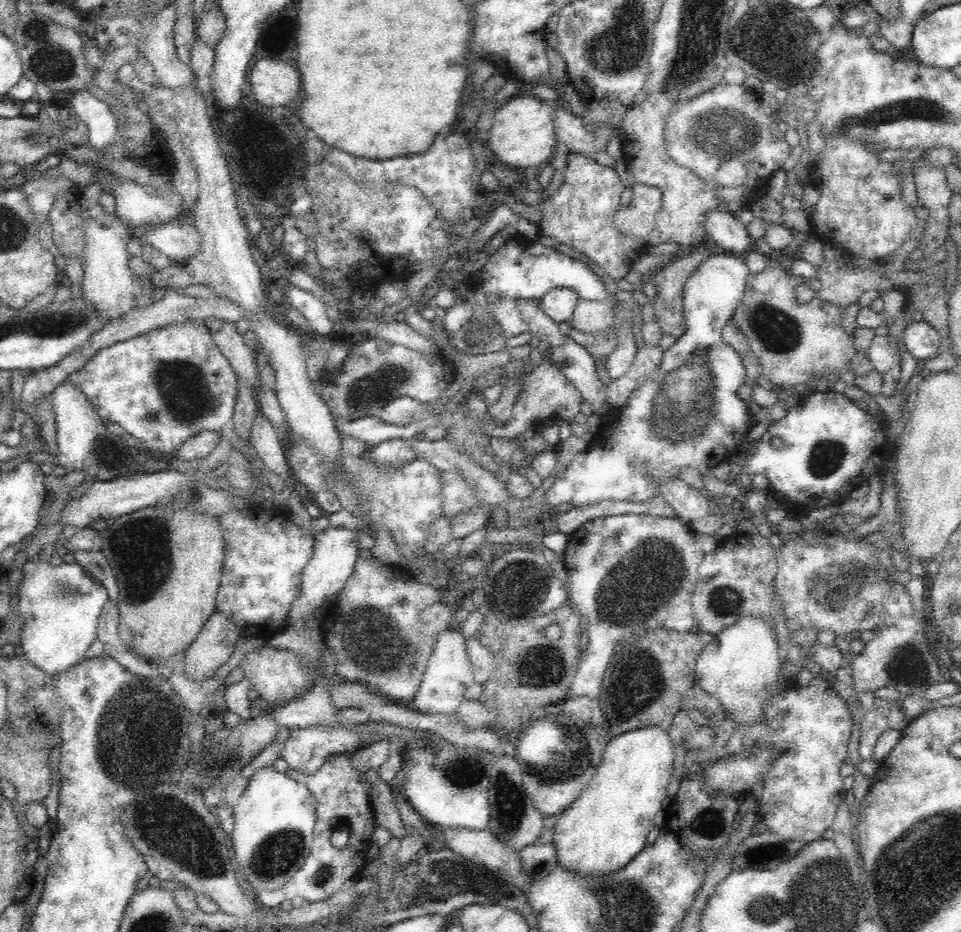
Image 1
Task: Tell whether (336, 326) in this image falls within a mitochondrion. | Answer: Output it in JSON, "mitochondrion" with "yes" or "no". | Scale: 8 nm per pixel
{"mitochondrion":"no"}

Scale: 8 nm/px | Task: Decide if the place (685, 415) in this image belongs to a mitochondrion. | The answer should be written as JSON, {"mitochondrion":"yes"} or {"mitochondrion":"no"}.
{"mitochondrion":"yes"}

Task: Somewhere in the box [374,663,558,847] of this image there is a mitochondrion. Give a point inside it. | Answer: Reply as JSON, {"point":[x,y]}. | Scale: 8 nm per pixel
{"point":[509,808]}

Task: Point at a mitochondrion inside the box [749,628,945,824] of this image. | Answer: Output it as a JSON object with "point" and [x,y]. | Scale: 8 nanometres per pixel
{"point":[902,666]}

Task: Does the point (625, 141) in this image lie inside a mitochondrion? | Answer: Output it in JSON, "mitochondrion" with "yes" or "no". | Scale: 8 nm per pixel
{"mitochondrion":"no"}

